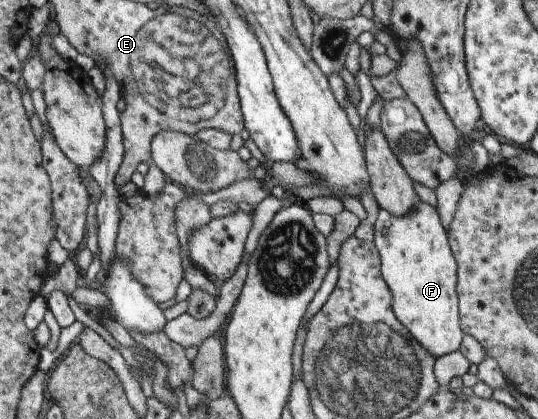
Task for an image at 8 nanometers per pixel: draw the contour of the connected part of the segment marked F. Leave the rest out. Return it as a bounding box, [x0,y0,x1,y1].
[373,199,464,357]

